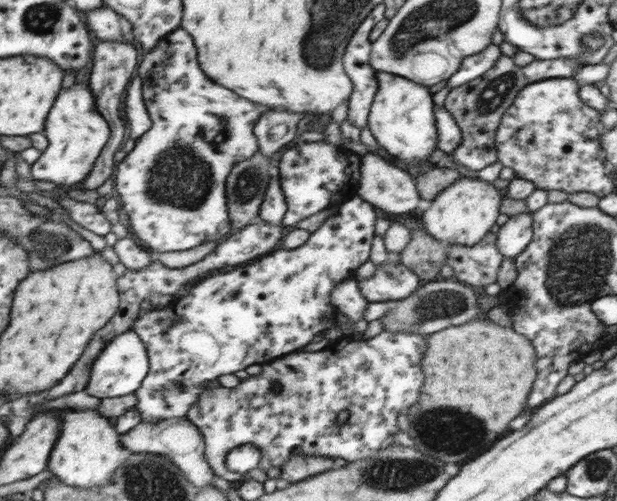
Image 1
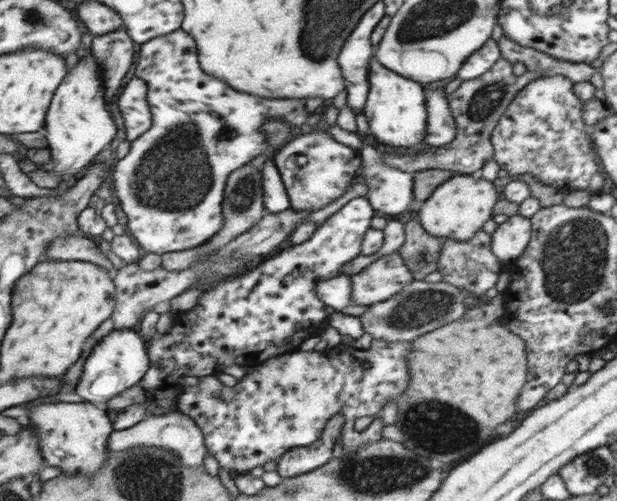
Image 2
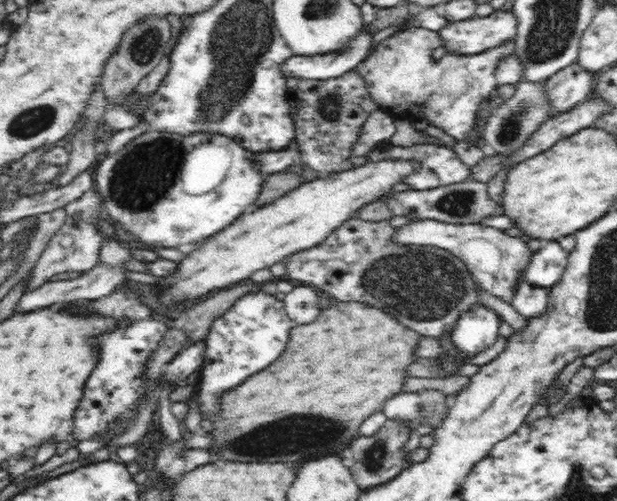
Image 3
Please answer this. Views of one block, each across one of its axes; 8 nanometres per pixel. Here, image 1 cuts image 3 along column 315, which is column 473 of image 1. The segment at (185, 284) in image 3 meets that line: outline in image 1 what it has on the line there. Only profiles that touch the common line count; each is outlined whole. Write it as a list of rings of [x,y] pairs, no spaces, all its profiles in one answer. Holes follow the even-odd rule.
[[[462,176],[437,194],[421,212],[423,229],[429,236],[448,246],[476,245],[487,236],[489,228],[495,224],[495,218],[499,216],[497,212],[500,210],[499,202],[501,202],[501,196],[491,183]]]

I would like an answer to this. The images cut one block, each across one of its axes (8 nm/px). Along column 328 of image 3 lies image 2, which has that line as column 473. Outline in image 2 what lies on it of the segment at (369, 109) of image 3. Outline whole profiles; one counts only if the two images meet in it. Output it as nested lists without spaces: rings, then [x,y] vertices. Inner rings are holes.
[[[499,57],[491,69],[481,77],[461,81],[455,91],[447,95],[448,106],[451,108],[452,117],[456,121],[456,138],[449,145],[429,147],[417,154],[380,154],[380,161],[387,166],[392,166],[401,172],[419,172],[427,169],[453,170],[455,174],[469,175],[481,169],[485,160],[493,156],[493,147],[490,134],[499,117],[505,112],[511,99],[533,79],[544,76],[542,70],[526,70],[519,76],[513,75],[512,63]]]

